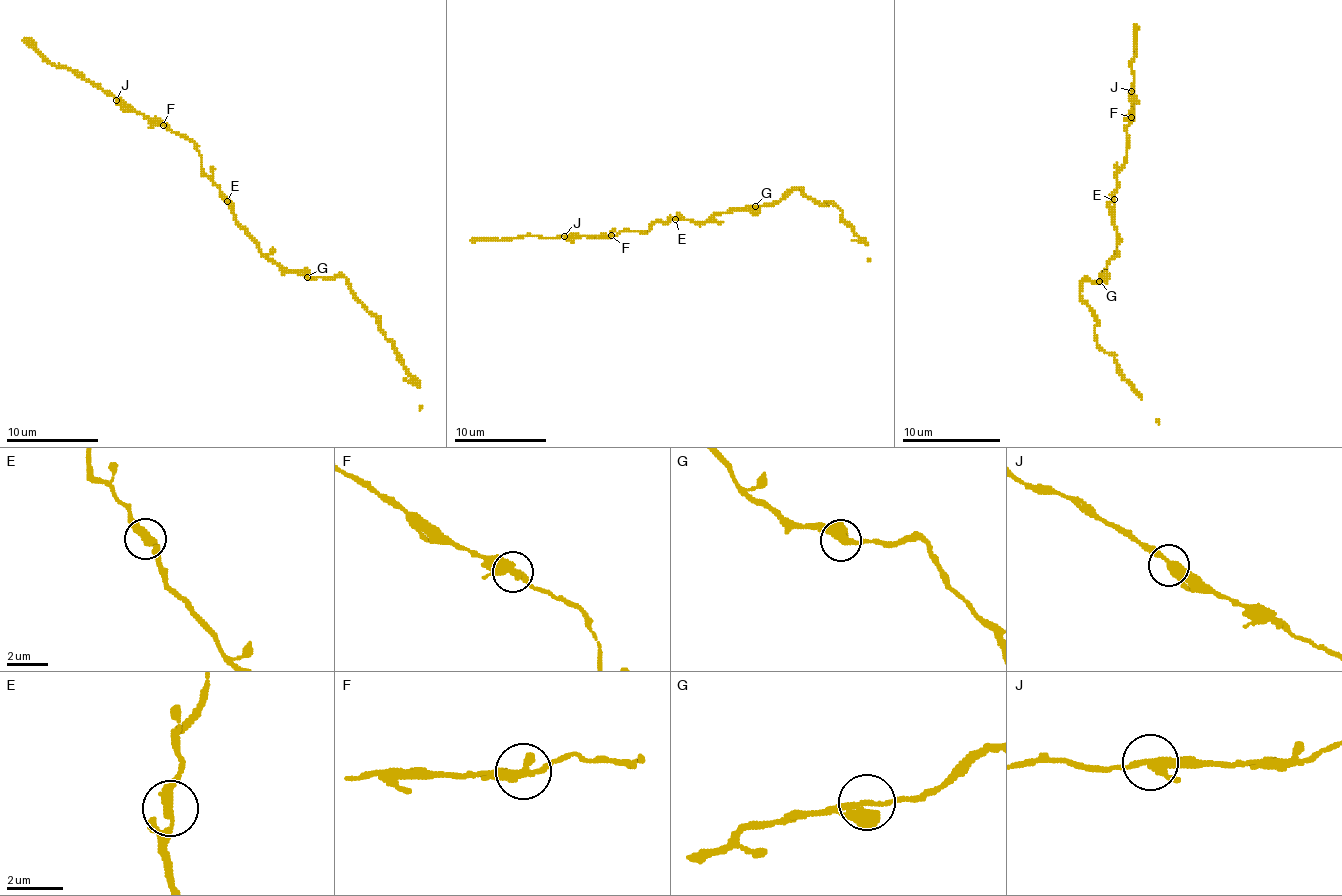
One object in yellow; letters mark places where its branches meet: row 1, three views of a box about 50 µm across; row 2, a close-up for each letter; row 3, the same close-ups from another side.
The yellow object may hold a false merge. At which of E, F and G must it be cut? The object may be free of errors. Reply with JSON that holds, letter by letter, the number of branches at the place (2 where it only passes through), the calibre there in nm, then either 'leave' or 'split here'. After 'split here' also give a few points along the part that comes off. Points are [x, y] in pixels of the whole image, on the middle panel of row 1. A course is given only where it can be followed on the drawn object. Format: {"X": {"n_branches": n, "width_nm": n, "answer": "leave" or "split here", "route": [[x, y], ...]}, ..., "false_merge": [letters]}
{"E": {"n_branches": 2, "width_nm": 320, "answer": "leave"}, "F": {"n_branches": 3, "width_nm": 300, "answer": "split here", "route": [[610, 236], [521, 236], [470, 240]]}, "G": {"n_branches": 3, "width_nm": 280, "answer": "leave"}, "false_merge": ["F"]}

